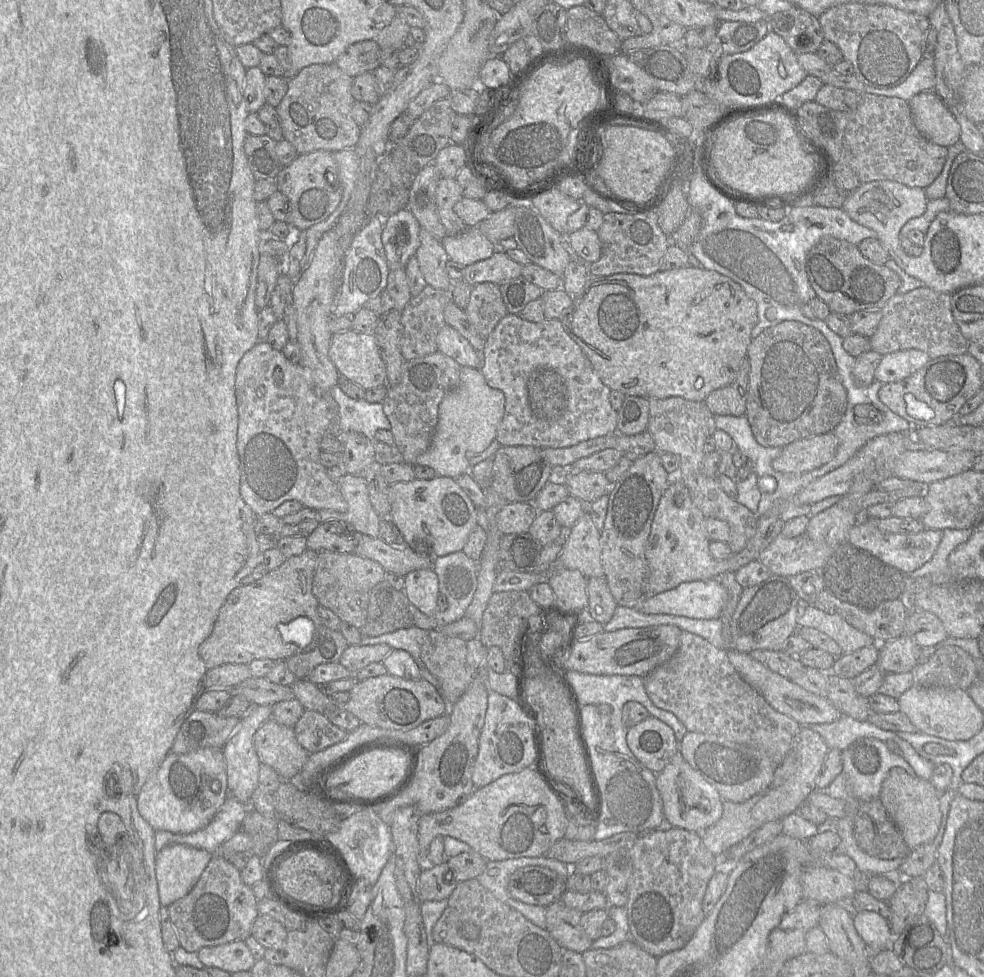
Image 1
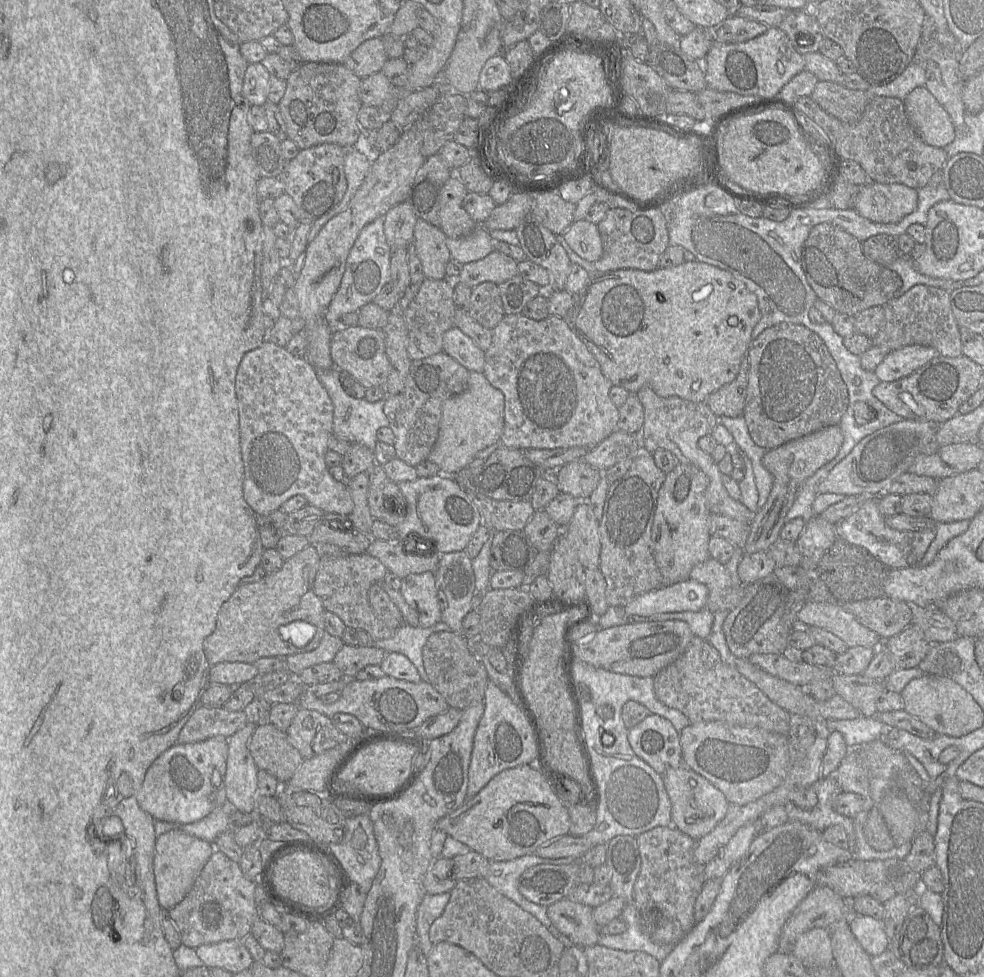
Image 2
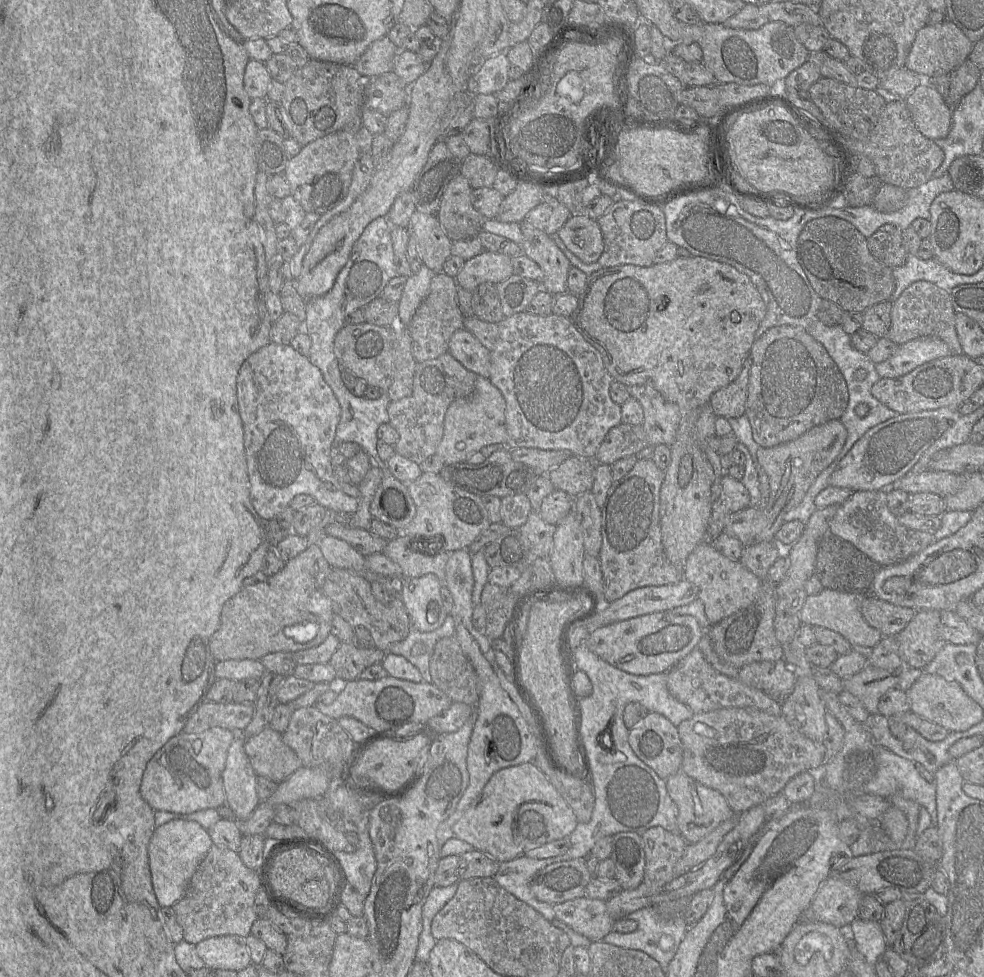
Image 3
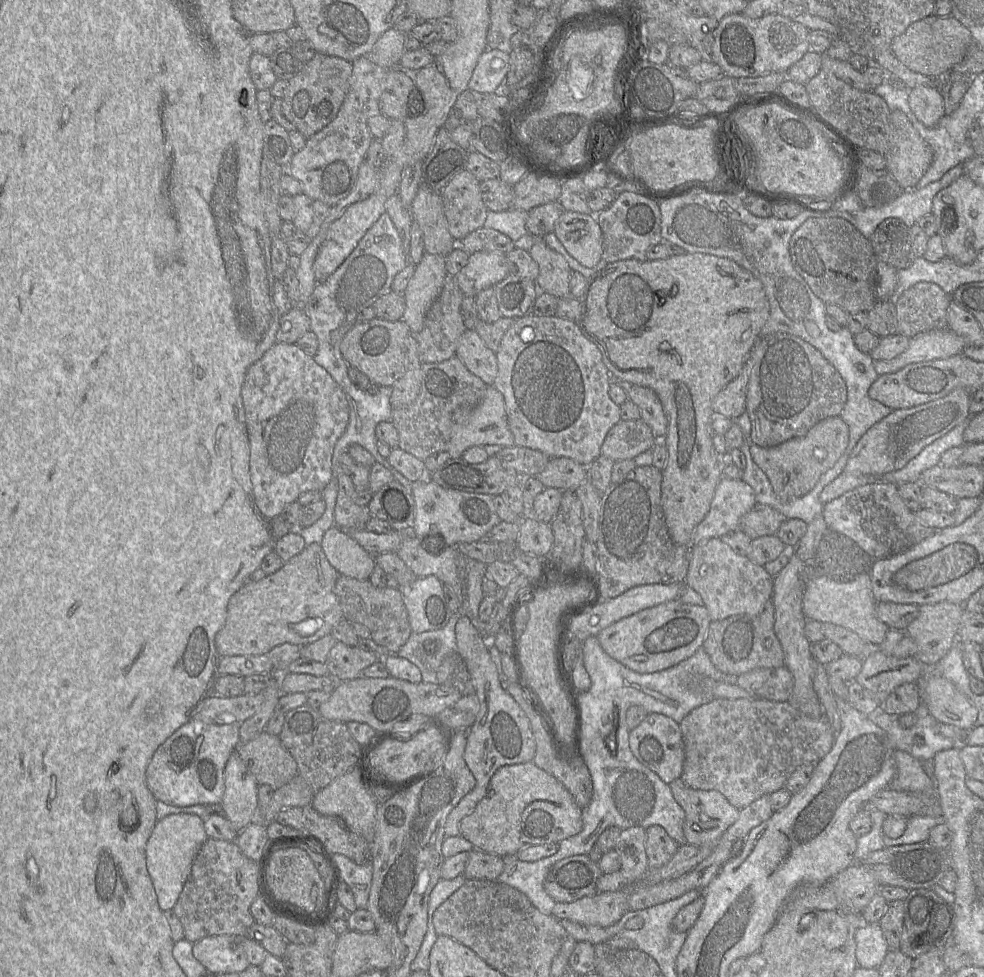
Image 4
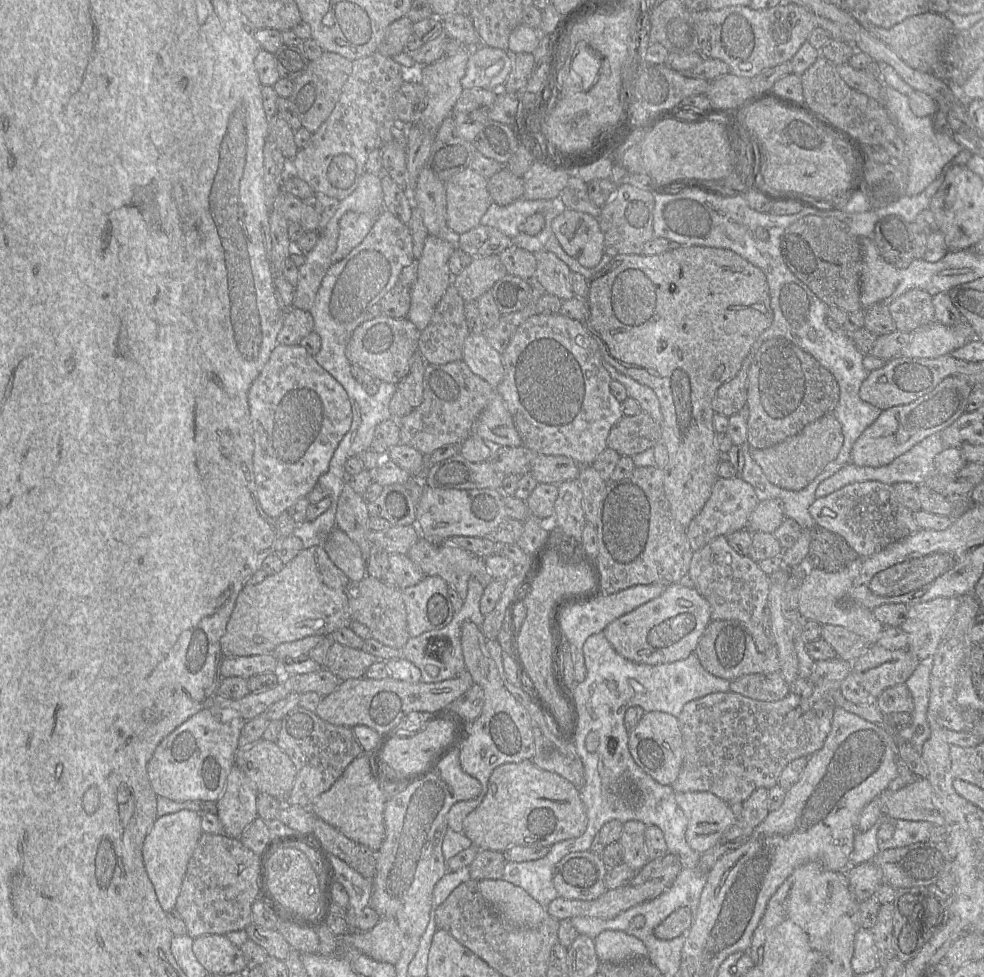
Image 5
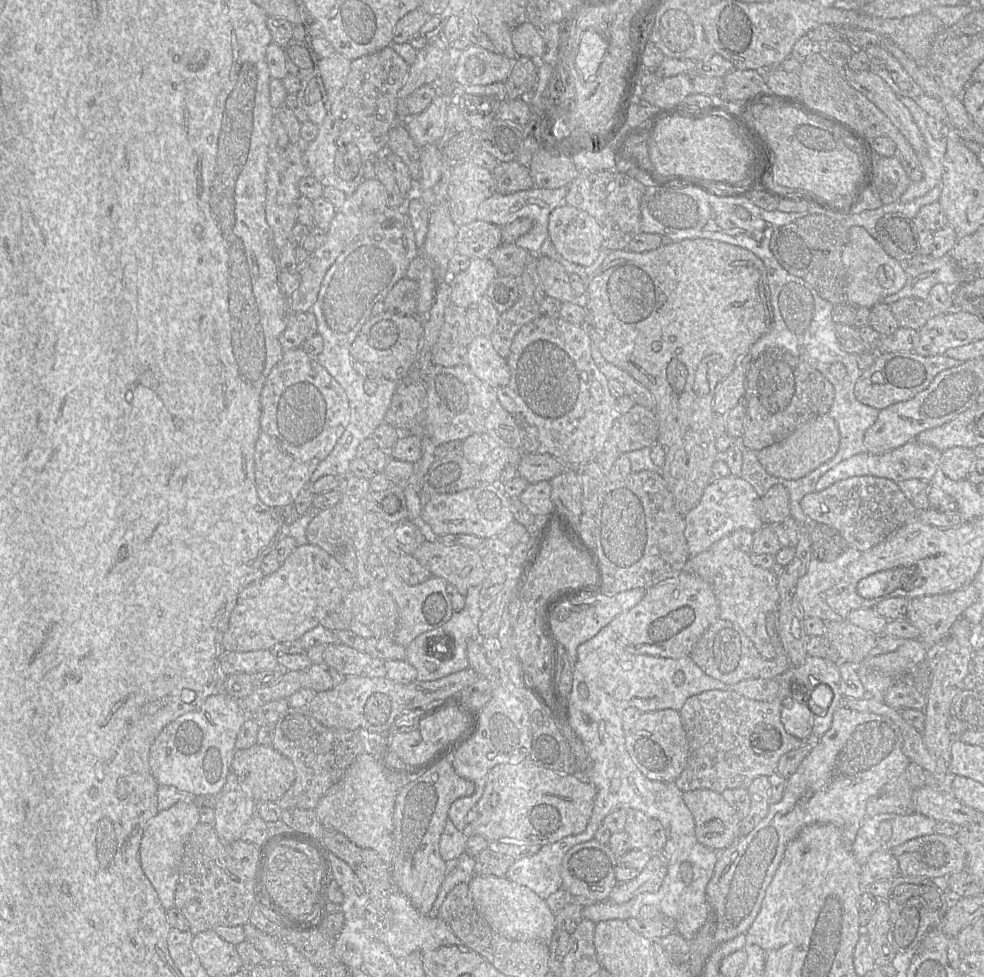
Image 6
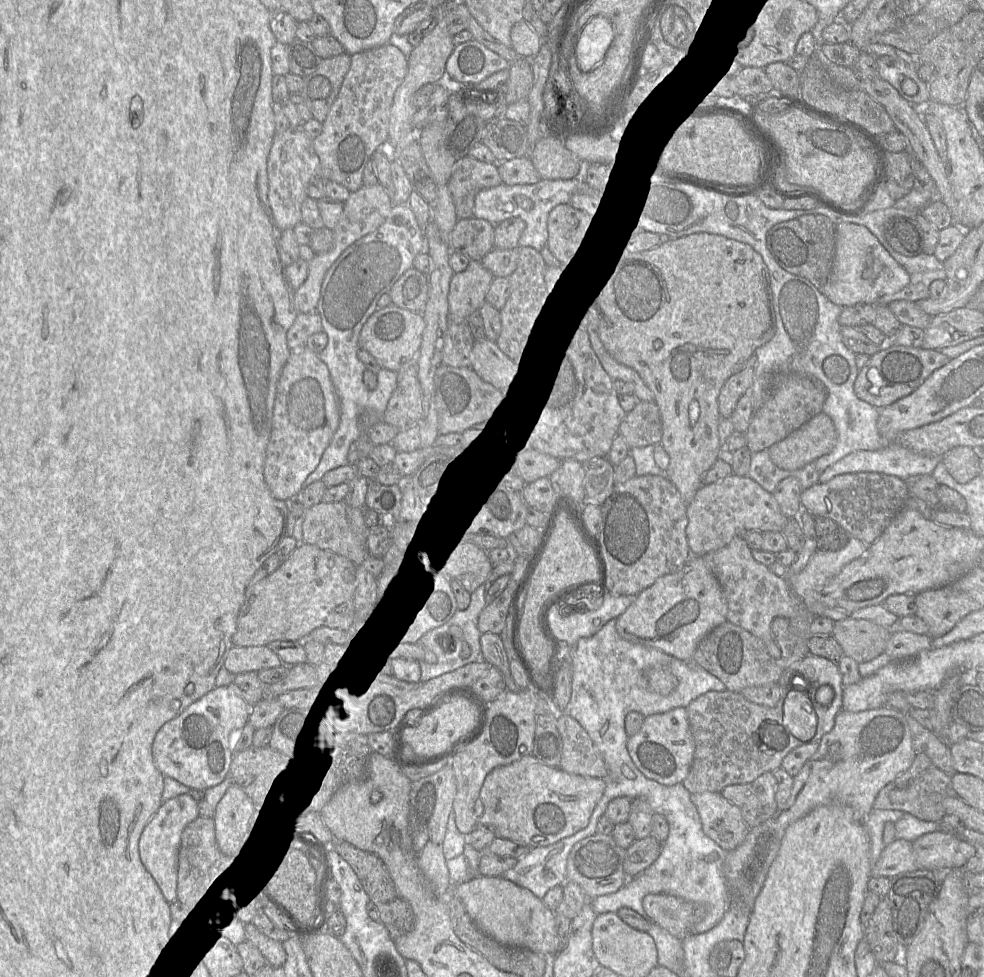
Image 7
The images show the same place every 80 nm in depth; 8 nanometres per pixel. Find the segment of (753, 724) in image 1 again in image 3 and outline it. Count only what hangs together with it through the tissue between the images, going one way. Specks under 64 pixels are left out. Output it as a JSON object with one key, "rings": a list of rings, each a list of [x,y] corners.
{"rings":[[[697,647],[667,672],[667,688],[674,698],[687,705],[694,714],[722,708],[752,707],[770,715],[782,715],[781,701],[744,684],[738,678],[731,678],[718,672]]]}

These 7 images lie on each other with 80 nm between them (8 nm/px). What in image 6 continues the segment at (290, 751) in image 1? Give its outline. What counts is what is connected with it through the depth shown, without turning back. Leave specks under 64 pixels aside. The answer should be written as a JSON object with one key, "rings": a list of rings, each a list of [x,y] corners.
{"rings":[[[255,744],[248,749],[236,749],[231,763],[233,771],[242,786],[256,803],[277,802],[295,781],[292,762],[272,746]]]}

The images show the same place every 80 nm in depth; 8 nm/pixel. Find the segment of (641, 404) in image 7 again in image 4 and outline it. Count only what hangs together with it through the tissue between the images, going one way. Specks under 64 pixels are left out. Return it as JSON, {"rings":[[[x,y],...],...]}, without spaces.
{"rings":[[[642,419],[620,420],[606,435],[601,447],[601,455],[613,460],[634,459],[651,450],[657,440],[651,428]]]}

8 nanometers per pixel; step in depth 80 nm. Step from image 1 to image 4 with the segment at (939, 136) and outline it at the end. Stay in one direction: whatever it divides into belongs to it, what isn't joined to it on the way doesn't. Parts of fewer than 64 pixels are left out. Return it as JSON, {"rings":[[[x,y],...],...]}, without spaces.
{"rings":[[[936,86],[909,89],[908,104],[912,114],[928,128],[936,126],[945,115],[944,99]]]}

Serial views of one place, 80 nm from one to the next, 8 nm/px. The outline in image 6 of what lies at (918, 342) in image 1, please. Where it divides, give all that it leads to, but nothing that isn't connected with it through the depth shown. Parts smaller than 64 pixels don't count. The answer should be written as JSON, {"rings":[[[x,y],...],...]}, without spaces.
{"rings":[[[902,298],[890,305],[899,327],[919,330],[934,314],[928,301]]]}

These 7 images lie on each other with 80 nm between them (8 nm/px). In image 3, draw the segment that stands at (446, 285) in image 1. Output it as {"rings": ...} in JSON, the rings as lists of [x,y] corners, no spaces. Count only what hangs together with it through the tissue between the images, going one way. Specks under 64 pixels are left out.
{"rings":[[[415,211],[409,231],[416,240],[422,263],[435,273],[442,272],[445,261],[452,255],[452,240],[443,231],[437,215]]]}

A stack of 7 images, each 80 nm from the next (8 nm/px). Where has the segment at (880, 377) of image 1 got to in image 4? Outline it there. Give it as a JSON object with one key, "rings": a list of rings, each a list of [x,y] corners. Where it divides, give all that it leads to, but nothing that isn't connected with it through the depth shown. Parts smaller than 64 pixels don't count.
{"rings":[[[936,329],[909,339],[907,349],[890,360],[874,361],[878,375],[895,373],[913,363],[945,359],[962,353],[965,340],[948,329]]]}

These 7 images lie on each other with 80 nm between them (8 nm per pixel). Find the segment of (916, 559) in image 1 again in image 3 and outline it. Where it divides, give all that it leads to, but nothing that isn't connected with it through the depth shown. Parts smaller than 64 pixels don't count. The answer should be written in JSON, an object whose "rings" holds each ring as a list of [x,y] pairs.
{"rings":[[[887,490],[853,492],[838,506],[829,532],[853,543],[882,567],[905,561],[933,542],[932,532],[912,530],[900,524],[887,506]]]}

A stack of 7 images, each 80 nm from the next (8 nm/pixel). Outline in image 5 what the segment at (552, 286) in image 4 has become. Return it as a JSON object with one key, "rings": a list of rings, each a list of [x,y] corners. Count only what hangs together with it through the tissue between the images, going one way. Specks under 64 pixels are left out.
{"rings":[[[541,250],[534,253],[536,258],[535,278],[544,292],[557,296],[562,301],[575,297],[569,269],[554,253]]]}

